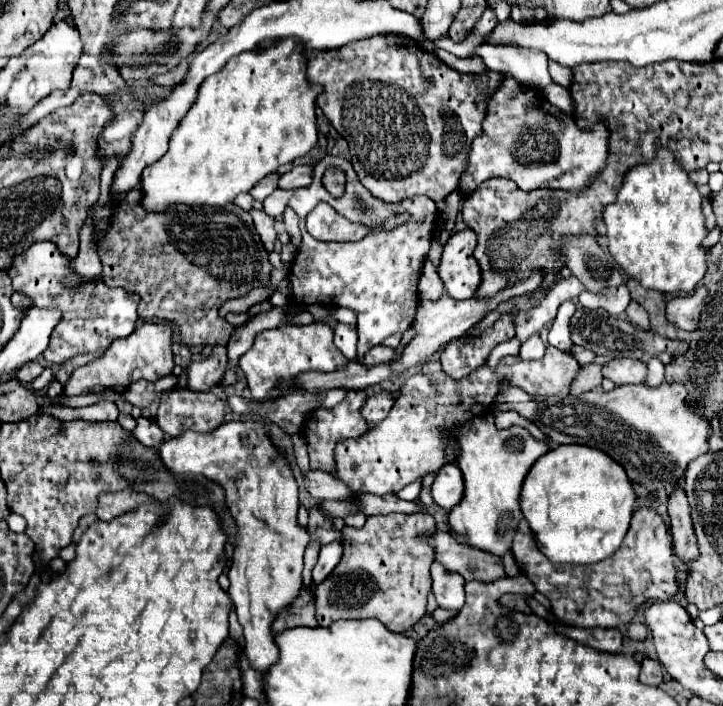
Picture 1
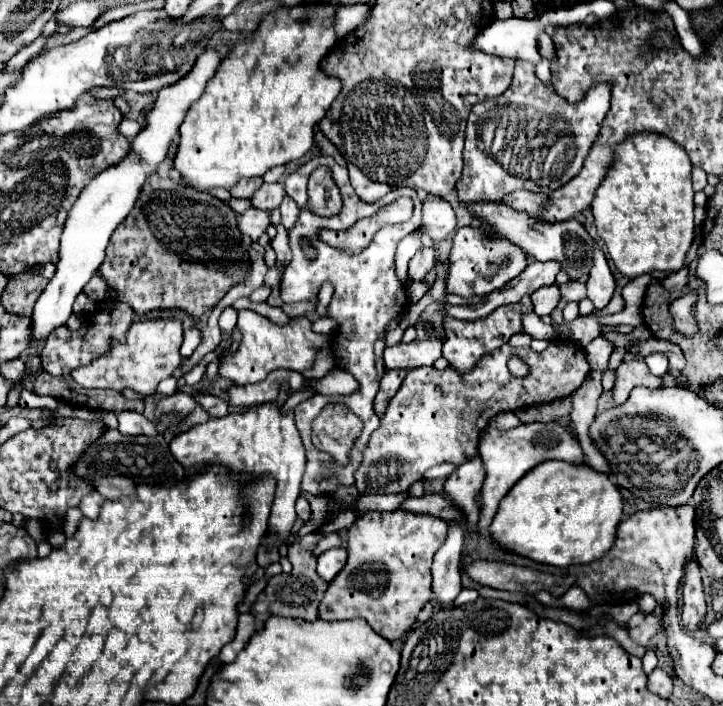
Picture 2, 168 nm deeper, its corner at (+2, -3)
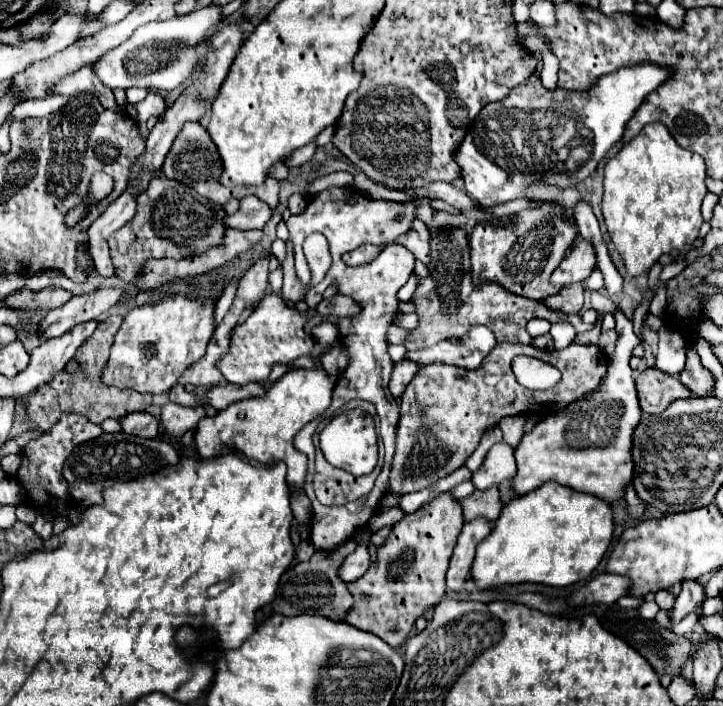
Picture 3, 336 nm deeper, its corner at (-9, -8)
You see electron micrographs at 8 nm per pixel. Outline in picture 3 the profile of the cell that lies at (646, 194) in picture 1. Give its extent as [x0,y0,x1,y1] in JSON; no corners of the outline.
[602,123,706,275]

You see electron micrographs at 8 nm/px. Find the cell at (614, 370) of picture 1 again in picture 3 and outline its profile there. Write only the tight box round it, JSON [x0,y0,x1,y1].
[636,367,690,415]

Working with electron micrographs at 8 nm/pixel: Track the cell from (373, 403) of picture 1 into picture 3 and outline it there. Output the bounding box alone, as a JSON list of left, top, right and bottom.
[390,359,418,399]

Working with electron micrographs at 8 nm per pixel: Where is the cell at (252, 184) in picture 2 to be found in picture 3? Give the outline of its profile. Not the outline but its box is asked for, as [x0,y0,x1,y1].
[162,123,280,205]

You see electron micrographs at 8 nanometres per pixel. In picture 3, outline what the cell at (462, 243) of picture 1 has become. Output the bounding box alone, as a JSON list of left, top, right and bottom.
[470,205,576,301]

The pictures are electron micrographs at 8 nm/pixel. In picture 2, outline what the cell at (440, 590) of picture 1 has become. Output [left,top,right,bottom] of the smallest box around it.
[431,524,463,604]

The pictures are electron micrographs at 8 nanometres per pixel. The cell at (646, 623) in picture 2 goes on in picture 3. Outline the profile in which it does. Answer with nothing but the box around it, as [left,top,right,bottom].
[670,581,704,625]

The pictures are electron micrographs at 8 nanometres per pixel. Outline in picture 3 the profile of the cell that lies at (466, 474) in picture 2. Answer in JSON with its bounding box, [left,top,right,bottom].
[472,443,516,491]

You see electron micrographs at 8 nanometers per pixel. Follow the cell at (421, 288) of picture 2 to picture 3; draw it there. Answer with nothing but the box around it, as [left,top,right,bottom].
[394,313,418,331]

